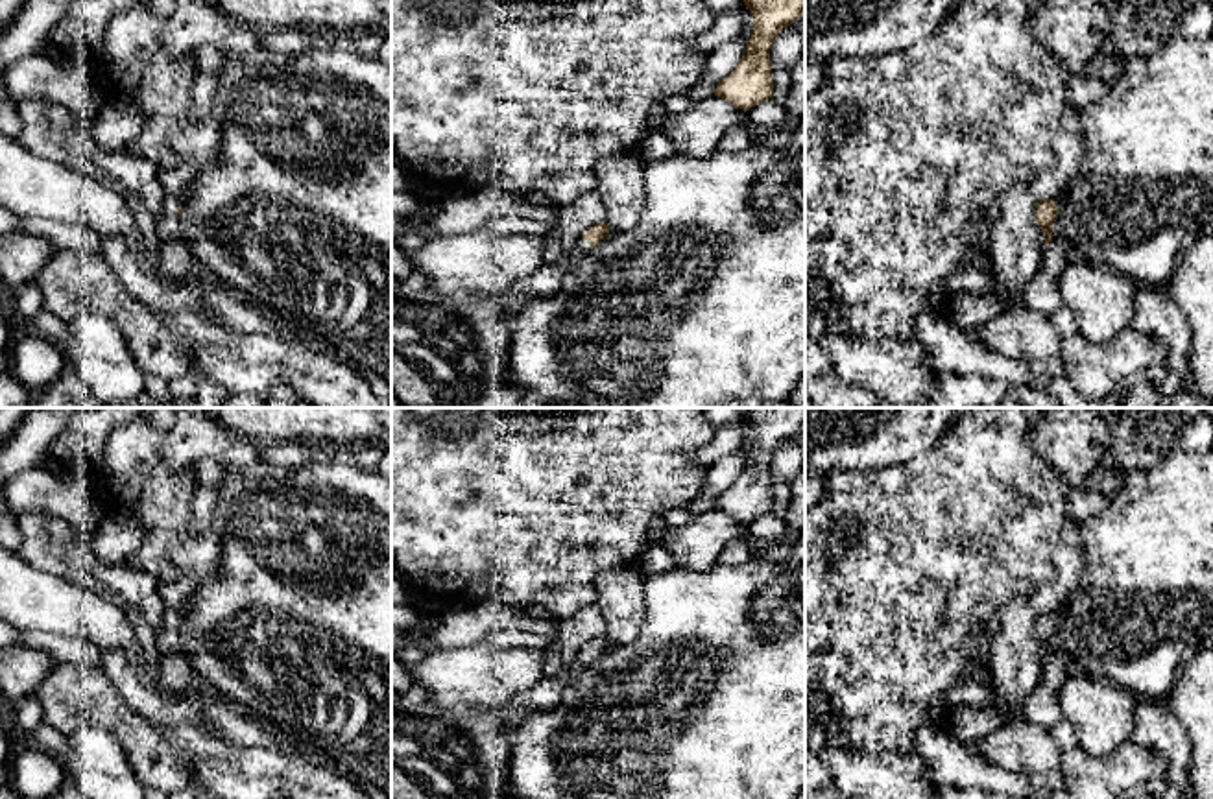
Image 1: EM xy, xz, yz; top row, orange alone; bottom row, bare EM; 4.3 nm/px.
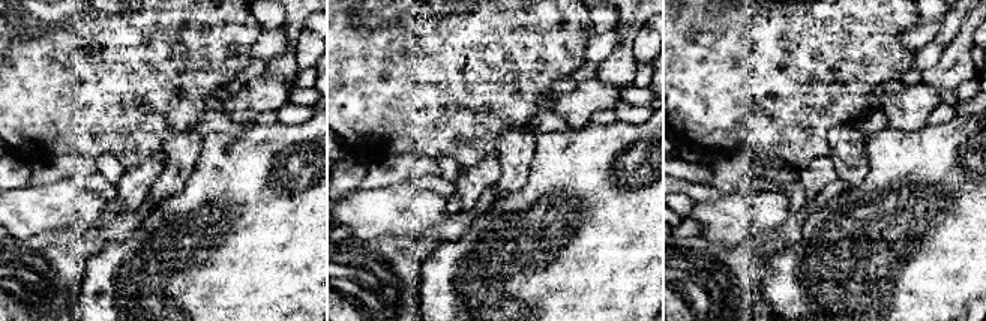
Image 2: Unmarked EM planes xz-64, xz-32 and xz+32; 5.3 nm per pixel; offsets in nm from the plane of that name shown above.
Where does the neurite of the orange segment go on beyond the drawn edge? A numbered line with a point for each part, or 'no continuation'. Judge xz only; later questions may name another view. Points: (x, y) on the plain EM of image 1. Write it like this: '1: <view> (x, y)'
1: xz (462, 751)

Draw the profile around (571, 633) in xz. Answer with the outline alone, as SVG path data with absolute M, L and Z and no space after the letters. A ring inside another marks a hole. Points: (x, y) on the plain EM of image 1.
M589 603L569 618L556 622L554 640L559 644L563 666L570 666L582 648L606 635L606 618L596 603Z

